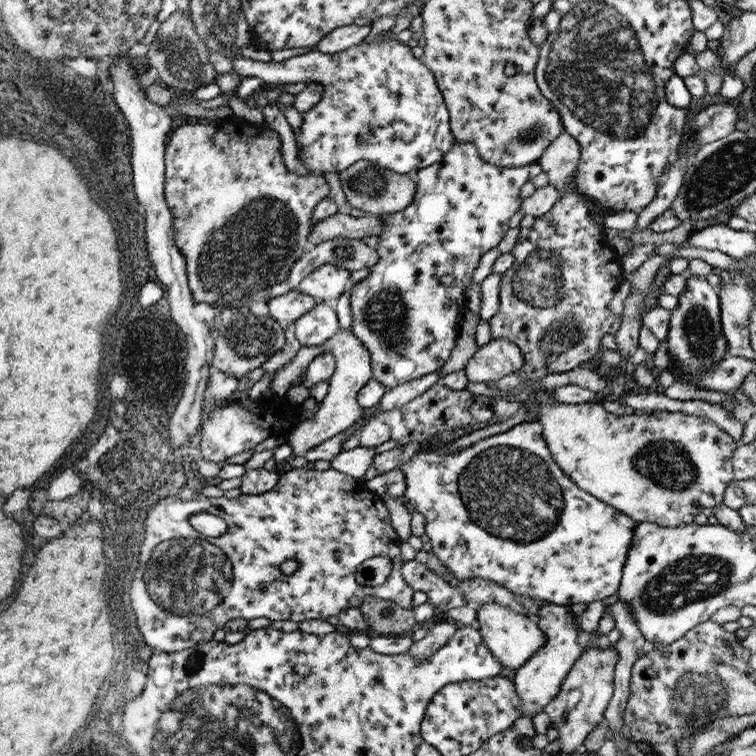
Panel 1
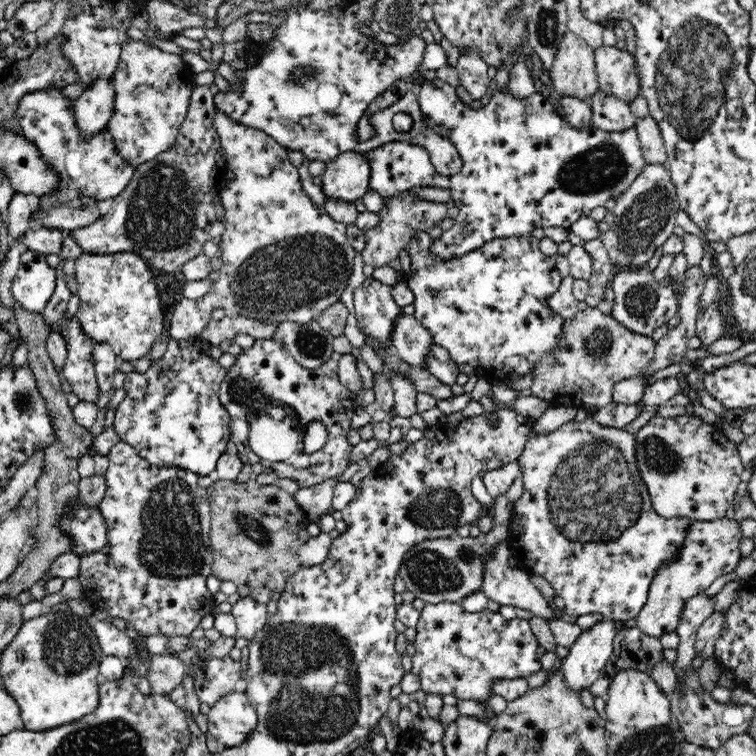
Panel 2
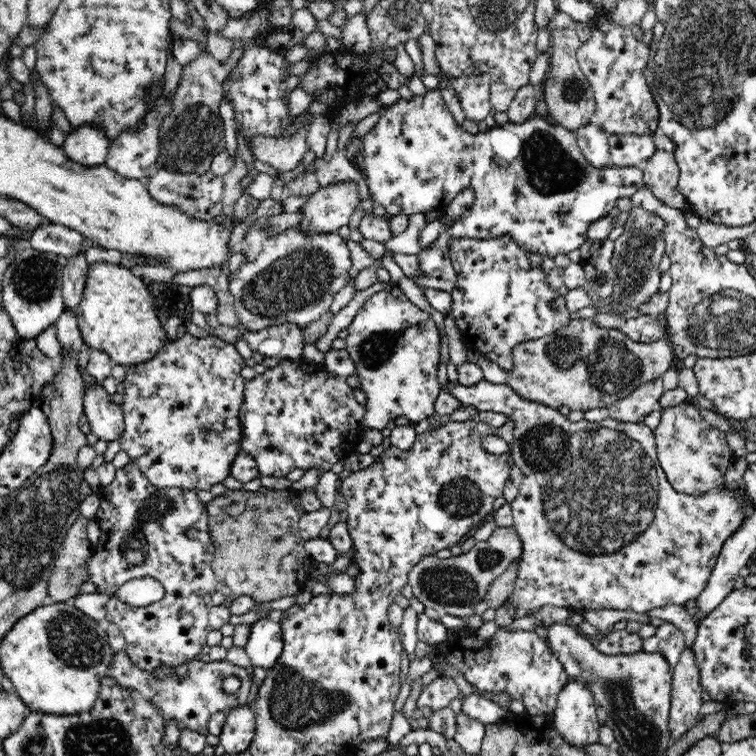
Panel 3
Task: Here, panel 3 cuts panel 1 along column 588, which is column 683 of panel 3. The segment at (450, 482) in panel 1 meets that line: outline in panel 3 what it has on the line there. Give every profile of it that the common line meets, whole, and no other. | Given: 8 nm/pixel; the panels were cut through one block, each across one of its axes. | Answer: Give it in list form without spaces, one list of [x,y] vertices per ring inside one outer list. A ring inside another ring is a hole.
[[[485,379],[469,387],[448,381],[447,392],[456,397],[462,405],[475,407],[478,412],[492,411],[504,414],[508,419],[514,421],[514,440],[509,450],[515,464],[523,472],[518,496],[510,502],[513,527],[522,541],[522,554],[515,565],[518,578],[516,578],[512,594],[507,599],[515,608],[515,618],[536,612],[541,606],[546,605],[567,608],[573,612],[581,613],[598,609],[633,610],[634,612],[646,613],[654,610],[654,608],[660,608],[660,606],[682,605],[688,600],[694,600],[704,590],[722,546],[729,539],[729,536],[741,527],[745,516],[753,509],[754,504],[746,490],[735,492],[735,490],[720,486],[720,488],[714,488],[714,490],[700,496],[676,492],[660,466],[654,433],[643,422],[623,423],[610,417],[600,422],[589,422],[585,419],[572,422],[560,414],[557,409],[522,399],[508,385],[490,383]]]

